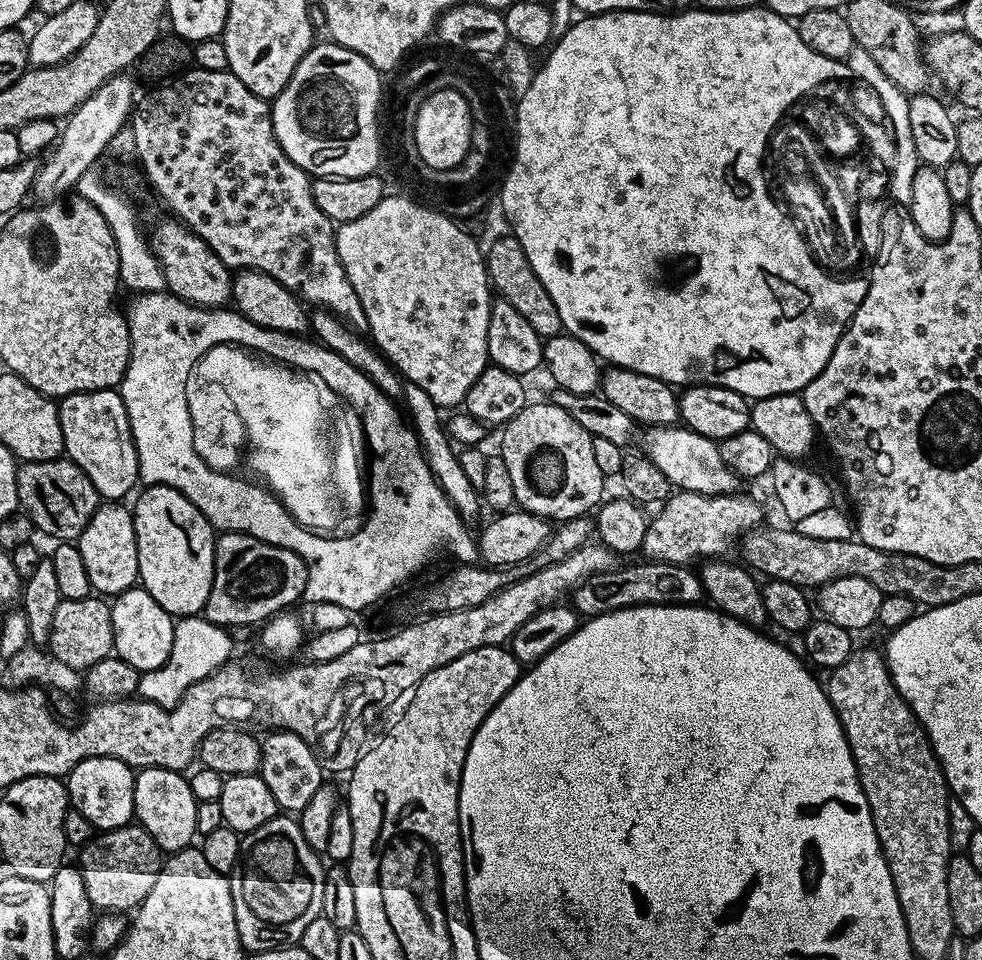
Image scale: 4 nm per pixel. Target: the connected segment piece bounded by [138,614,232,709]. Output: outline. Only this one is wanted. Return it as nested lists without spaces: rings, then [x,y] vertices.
[[[203,615],[185,616],[175,621],[174,642],[168,660],[158,670],[150,670],[140,677],[139,699],[149,700],[163,708],[172,708],[199,680],[205,680],[218,668],[229,663],[232,640],[229,629],[211,624]]]

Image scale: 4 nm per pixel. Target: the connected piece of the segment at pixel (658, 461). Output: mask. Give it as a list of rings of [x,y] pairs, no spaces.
[[[683,426],[650,428],[643,433],[643,455],[652,459],[654,466],[670,478],[673,489],[681,492],[697,492],[707,496],[726,496],[737,491],[741,477],[734,475],[722,462],[720,445],[715,440],[692,432]]]

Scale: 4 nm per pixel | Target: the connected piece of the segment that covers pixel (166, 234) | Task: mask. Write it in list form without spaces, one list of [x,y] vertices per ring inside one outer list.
[[[175,218],[167,219],[150,232],[150,247],[164,272],[167,291],[201,308],[225,307],[232,299],[232,272],[185,224]]]

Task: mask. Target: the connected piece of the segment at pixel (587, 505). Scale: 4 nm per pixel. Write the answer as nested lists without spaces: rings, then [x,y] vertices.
[[[530,402],[515,418],[503,425],[502,432],[504,437],[500,440],[498,453],[510,470],[516,495],[515,503],[523,511],[531,512],[533,516],[542,516],[549,522],[563,522],[591,513],[601,503],[605,495],[603,492],[606,478],[602,470],[598,470],[598,462],[594,459],[593,436],[582,426],[578,426],[578,422],[574,422],[574,418],[570,418],[570,414],[562,410],[562,406],[551,402]]]

